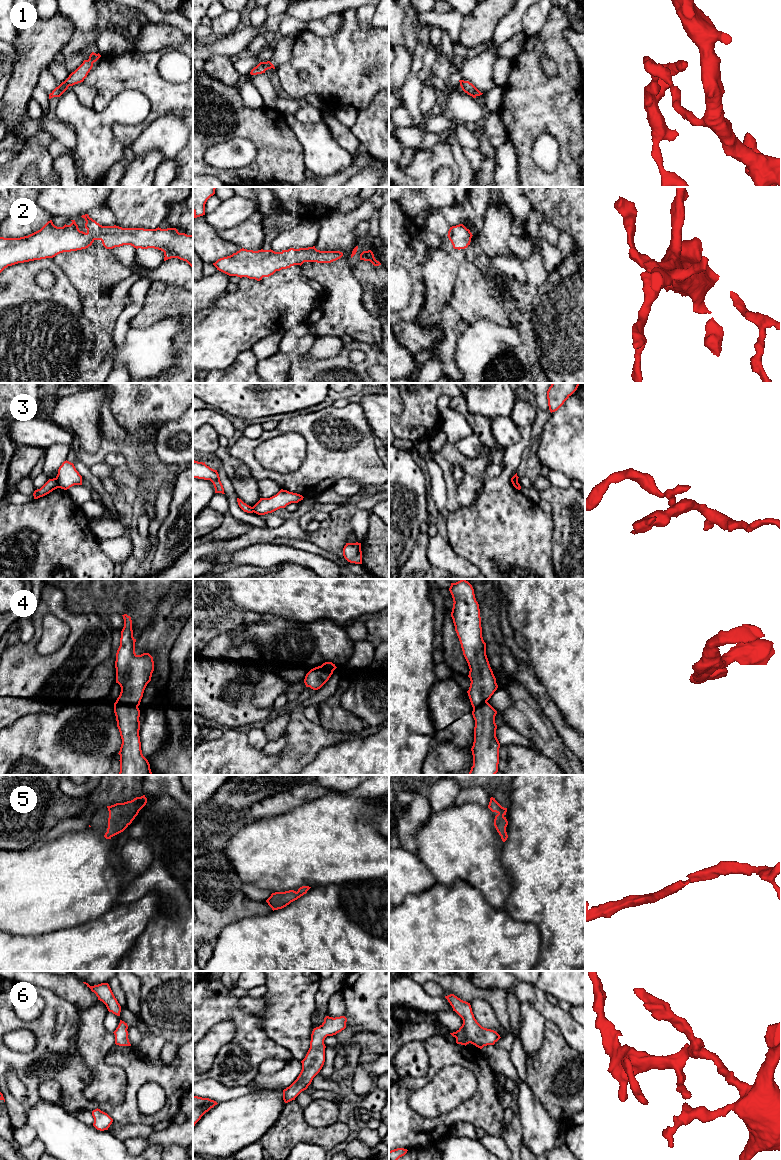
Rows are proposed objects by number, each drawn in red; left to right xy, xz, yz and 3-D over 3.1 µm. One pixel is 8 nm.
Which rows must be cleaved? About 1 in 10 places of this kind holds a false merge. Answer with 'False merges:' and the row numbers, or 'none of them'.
False merges: 3

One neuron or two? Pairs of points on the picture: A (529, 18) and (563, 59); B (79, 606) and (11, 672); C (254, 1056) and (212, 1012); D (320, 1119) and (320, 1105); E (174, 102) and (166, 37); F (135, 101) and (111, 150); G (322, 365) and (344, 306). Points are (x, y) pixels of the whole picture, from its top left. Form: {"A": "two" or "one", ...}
{"A": "two", "B": "two", "C": "one", "D": "one", "E": "two", "F": "one", "G": "two"}

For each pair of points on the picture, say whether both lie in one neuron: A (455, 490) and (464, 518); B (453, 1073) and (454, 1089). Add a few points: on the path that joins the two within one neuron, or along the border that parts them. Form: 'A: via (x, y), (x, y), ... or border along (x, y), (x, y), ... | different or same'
A: border along (479, 492), (473, 503), (460, 505), (449, 512) | different
B: via (453, 1077), (454, 1085) | same

